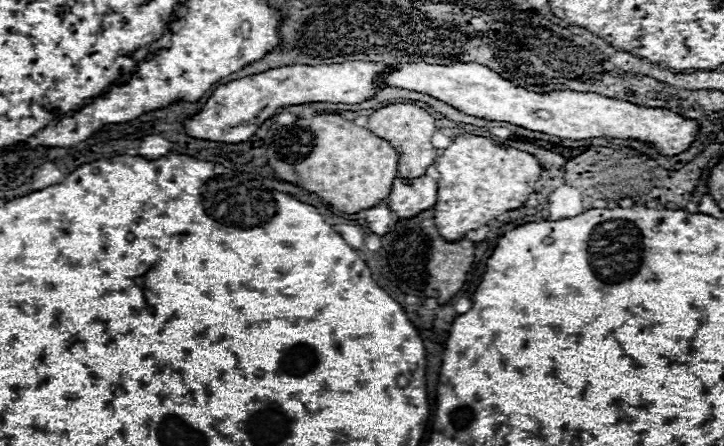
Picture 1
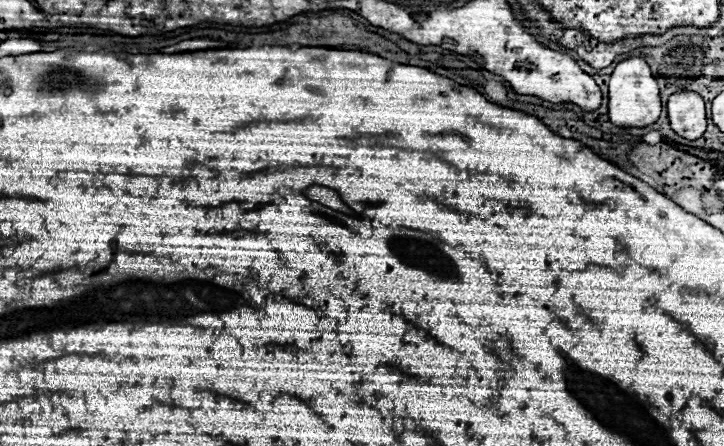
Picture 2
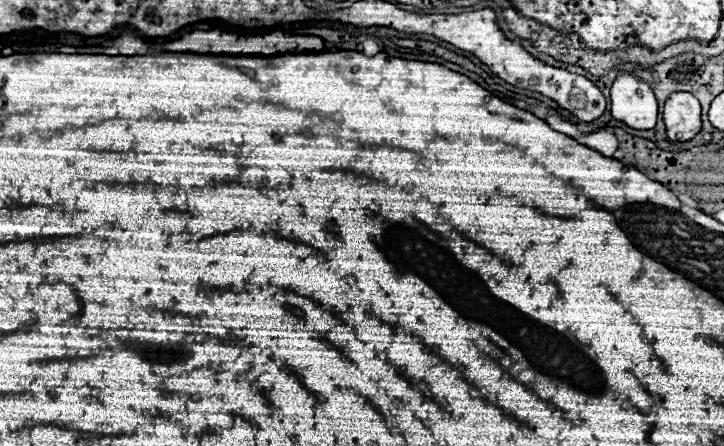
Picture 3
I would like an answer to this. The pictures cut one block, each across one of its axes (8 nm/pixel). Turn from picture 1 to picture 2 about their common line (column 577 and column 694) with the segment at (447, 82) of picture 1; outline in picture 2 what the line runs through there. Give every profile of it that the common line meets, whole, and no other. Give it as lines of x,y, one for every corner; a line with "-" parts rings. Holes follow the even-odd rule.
674,92
668,98
668,118
672,130
686,138
696,140
706,130
706,112
704,100
696,92

